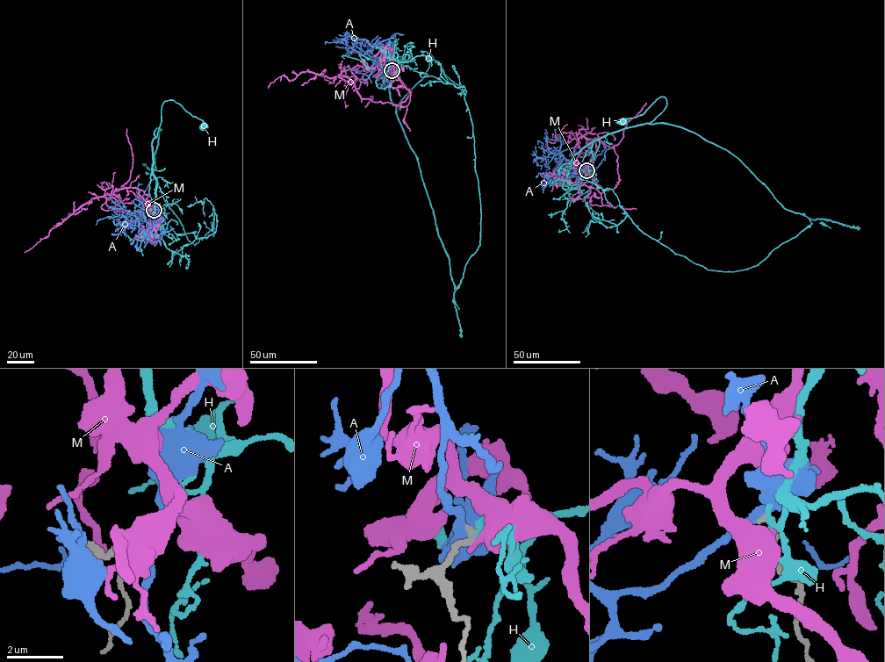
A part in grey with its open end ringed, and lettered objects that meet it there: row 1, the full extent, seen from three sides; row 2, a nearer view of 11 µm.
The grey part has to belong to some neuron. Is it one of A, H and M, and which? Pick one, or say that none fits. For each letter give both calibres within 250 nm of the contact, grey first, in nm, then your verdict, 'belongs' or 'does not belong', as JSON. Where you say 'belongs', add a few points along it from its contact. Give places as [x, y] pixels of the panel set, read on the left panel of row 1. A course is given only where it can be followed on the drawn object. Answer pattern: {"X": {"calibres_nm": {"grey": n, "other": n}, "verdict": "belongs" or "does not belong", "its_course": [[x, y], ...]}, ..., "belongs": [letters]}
{"A": {"calibres_nm": {"grey": 240, "other": 440}, "verdict": "does not belong"}, "H": {"calibres_nm": {"grey": 240, "other": 120}, "verdict": "belongs", "its_course": [[153, 210], [148, 192], [151, 143], [161, 121], [162, 103], [174, 100], [201, 120], [203, 126]]}, "M": {"calibres_nm": {"grey": 240, "other": 440}, "verdict": "does not belong"}, "belongs": ["H"]}

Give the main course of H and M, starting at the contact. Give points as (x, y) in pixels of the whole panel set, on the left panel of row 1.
H: (153, 210), (148, 192), (151, 143), (161, 121), (162, 103), (174, 100), (201, 120), (203, 126)
M: (153, 210), (161, 219), (132, 191), (124, 187), (115, 189), (82, 204), (53, 227), (48, 236), (25, 252)

